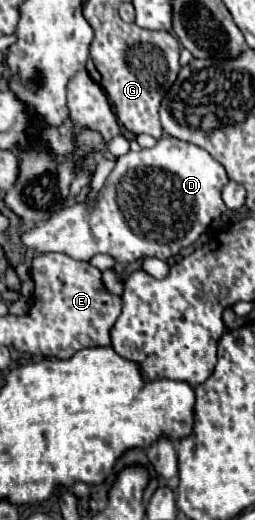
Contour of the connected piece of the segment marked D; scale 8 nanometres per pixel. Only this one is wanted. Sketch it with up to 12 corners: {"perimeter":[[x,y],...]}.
{"perimeter":[[163,135],[93,201],[25,231],[37,253],[165,261],[227,211],[225,167]]}

